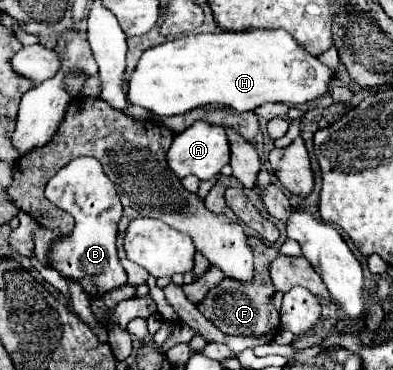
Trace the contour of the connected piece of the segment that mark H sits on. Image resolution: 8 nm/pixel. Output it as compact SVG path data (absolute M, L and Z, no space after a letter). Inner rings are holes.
M249 30L249 32L215 32L215 34L193 34L147 48L137 68L129 78L129 102L147 108L159 118L185 114L193 108L217 104L229 106L237 112L255 110L265 102L283 102L299 106L315 100L327 92L333 72L323 66L315 56L305 52L285 30Z

